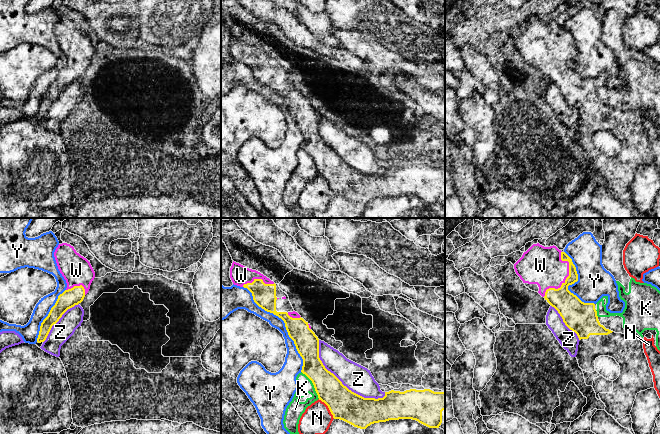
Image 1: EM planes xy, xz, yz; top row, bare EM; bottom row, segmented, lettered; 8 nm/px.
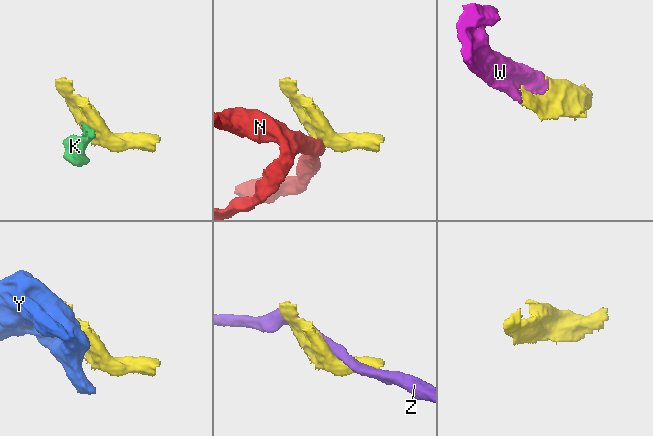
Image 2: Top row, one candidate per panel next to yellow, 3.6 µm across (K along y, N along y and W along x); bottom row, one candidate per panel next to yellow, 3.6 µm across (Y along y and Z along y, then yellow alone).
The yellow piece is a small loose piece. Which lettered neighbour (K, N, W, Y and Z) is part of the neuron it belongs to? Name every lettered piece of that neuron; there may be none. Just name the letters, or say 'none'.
W

